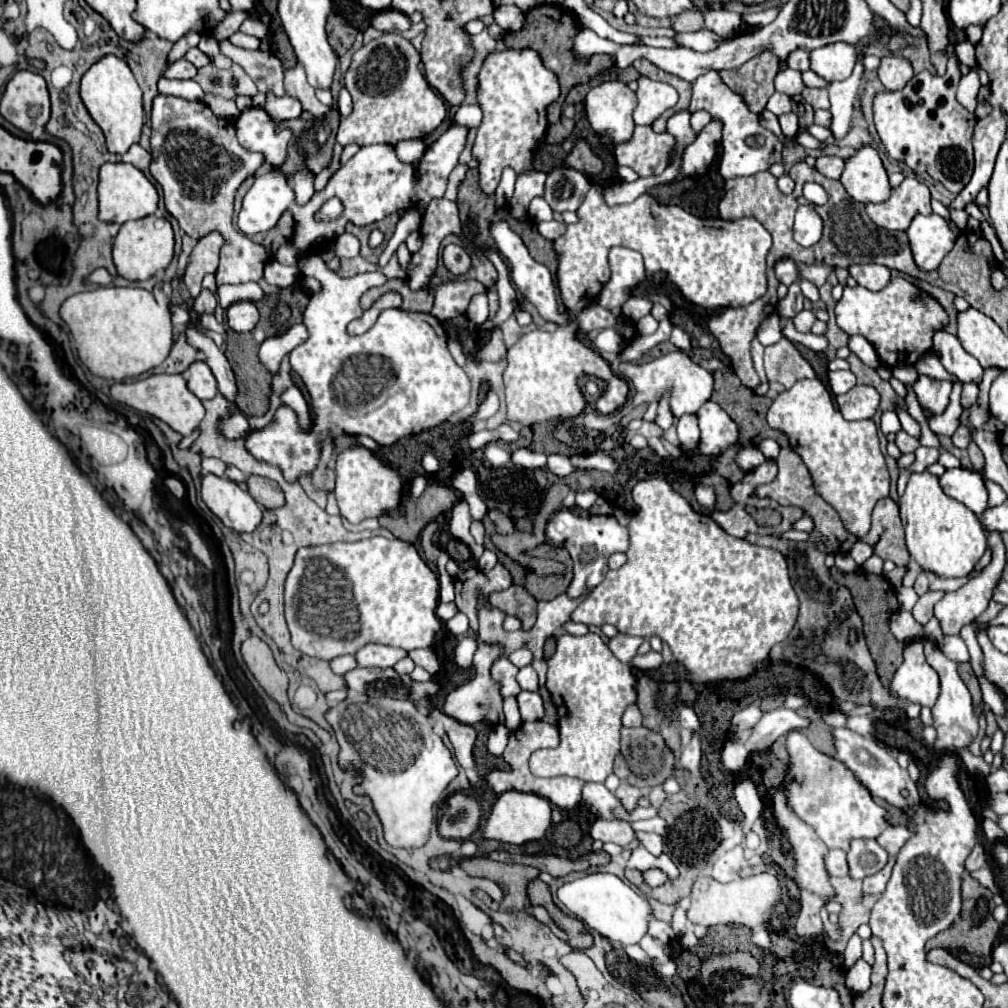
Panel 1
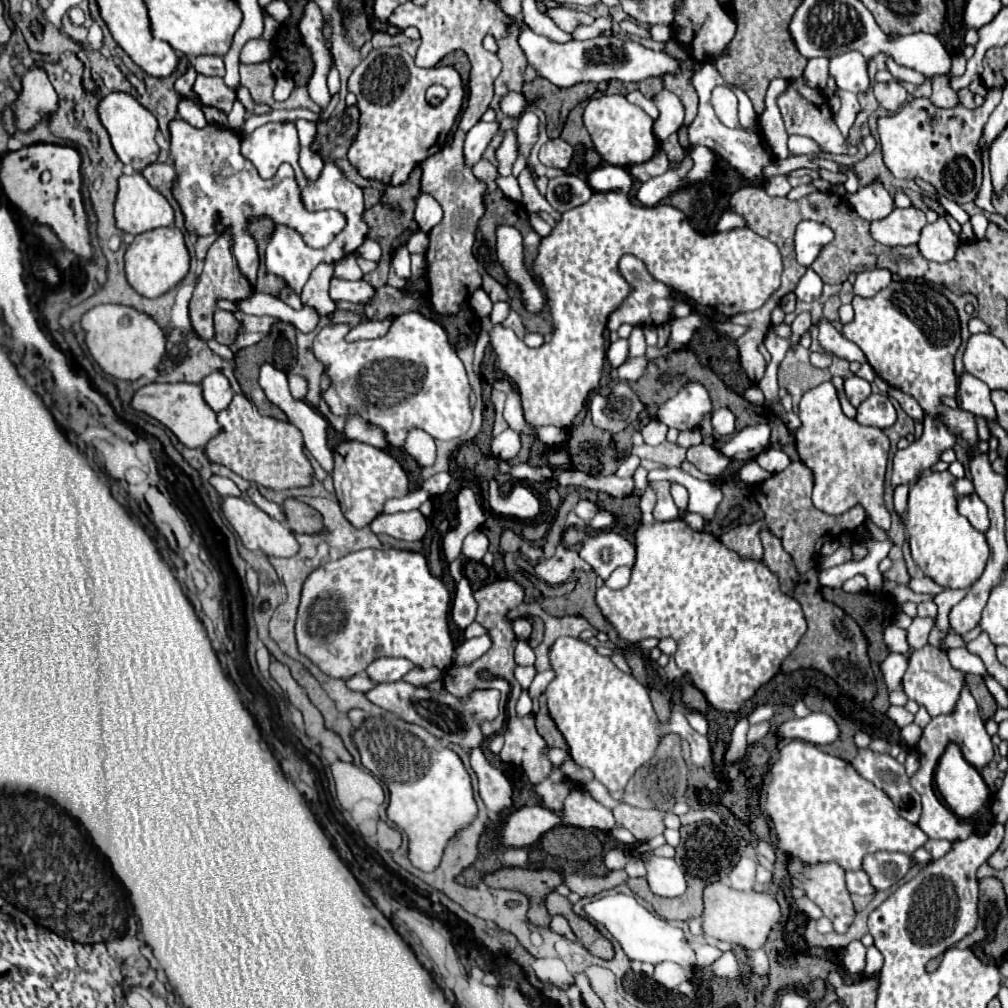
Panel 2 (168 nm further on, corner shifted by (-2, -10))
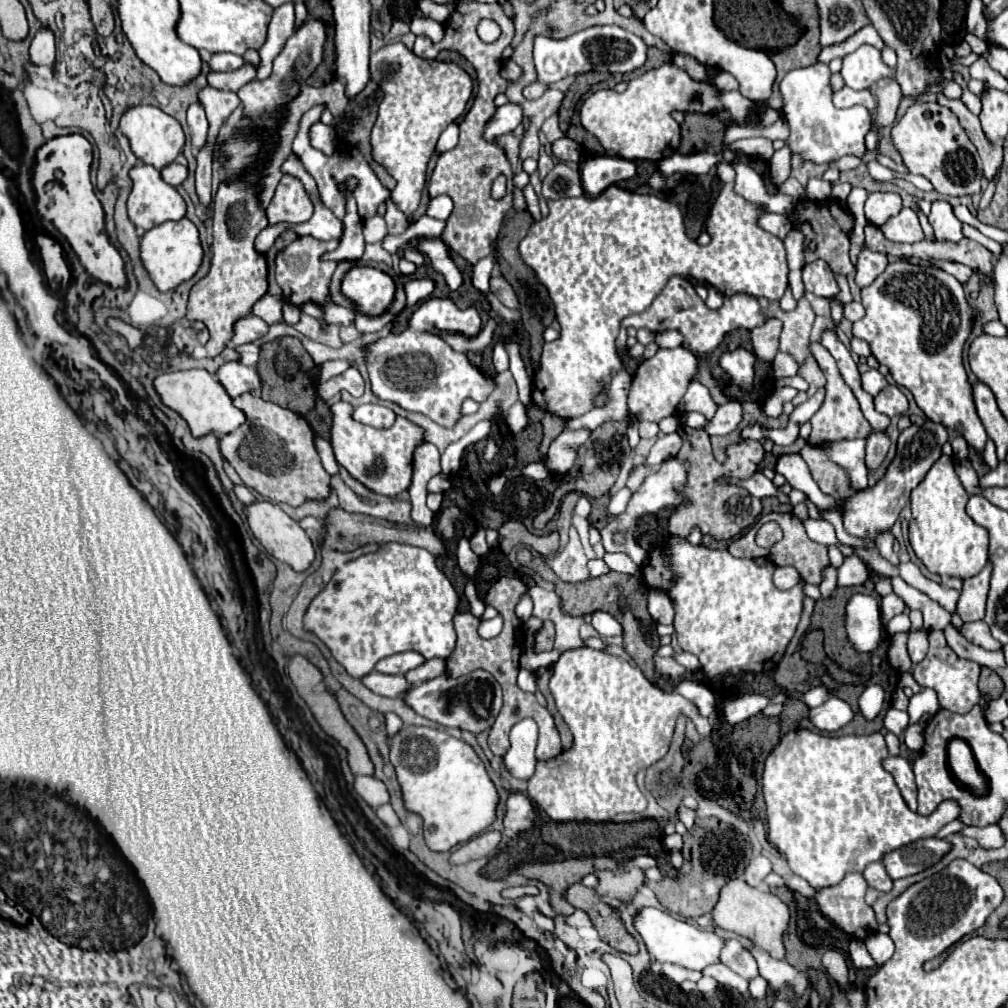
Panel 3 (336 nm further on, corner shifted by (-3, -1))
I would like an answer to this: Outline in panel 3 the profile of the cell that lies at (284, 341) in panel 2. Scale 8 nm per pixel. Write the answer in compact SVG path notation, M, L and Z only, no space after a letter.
M282 337L274 339L260 347L260 361L258 361L258 375L262 381L262 399L296 411L298 415L306 415L314 407L316 383L304 377L304 371L314 367L312 357L306 353L298 337Z

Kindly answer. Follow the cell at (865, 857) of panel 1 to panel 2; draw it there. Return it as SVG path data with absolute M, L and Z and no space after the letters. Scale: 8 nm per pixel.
M875 852L867 854L863 870L869 874L871 884L877 890L889 890L913 868L913 864L913 858L903 852Z

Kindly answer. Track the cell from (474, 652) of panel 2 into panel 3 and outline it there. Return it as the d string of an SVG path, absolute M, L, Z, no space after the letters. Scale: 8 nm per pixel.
M496 615L490 621L482 621L480 627L478 627L478 635L482 639L494 639L500 631L502 631L502 617L500 615Z

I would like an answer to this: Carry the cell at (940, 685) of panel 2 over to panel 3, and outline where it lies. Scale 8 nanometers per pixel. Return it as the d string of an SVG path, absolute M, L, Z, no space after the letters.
M932 631L928 635L930 649L926 657L914 665L912 675L918 681L920 687L934 689L938 693L938 701L942 709L948 709L952 713L968 713L976 703L980 703L980 691L978 691L978 675L980 665L968 663L968 659L960 659L946 643L942 631Z

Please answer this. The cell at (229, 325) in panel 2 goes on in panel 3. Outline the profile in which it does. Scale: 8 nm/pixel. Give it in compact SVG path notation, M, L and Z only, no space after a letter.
M248 315L248 317L244 317L244 319L238 319L238 321L236 321L232 343L234 343L234 345L250 343L250 341L254 341L254 339L262 337L266 331L268 331L268 323L264 323L260 317Z

